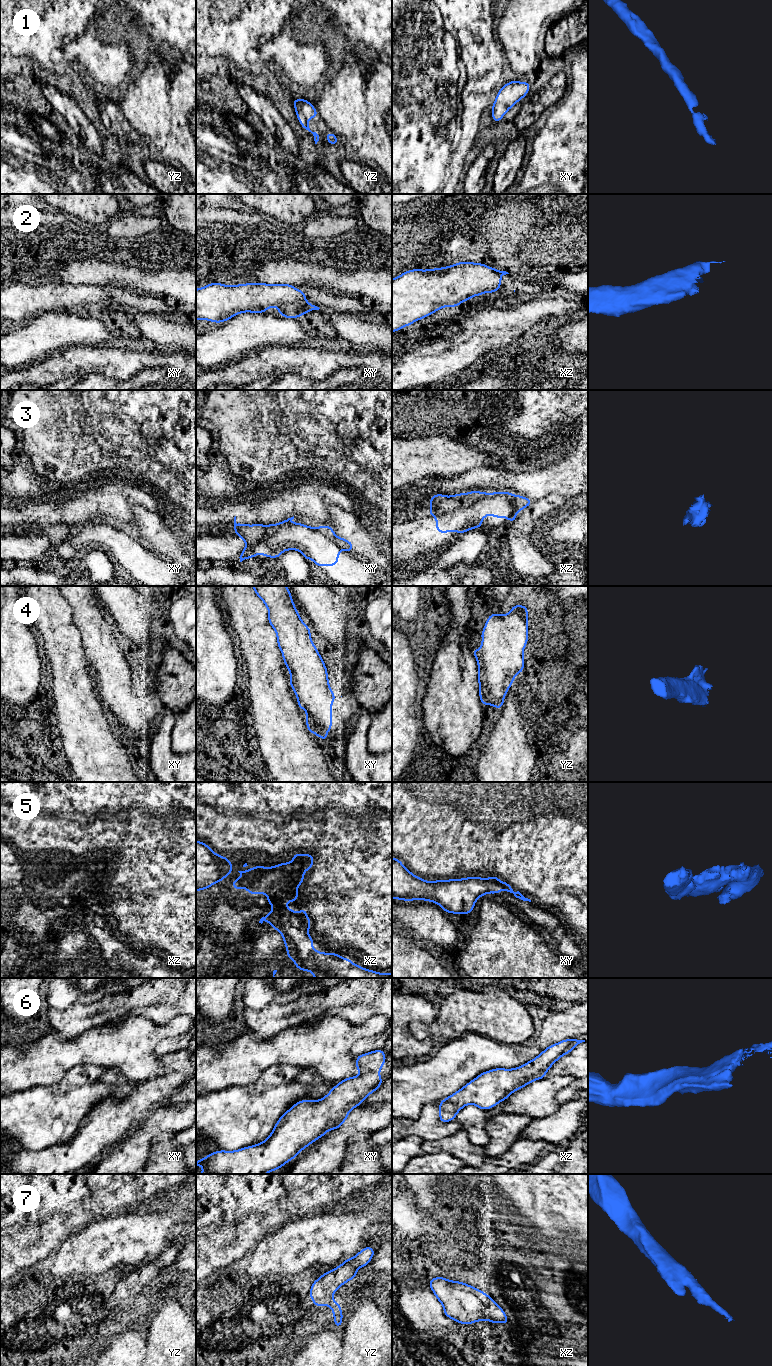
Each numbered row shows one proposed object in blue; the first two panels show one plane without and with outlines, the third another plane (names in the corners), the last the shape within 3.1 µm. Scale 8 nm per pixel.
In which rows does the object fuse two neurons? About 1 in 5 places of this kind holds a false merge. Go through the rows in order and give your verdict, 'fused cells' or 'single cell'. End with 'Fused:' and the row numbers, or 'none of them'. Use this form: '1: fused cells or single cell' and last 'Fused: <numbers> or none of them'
1: single cell
2: single cell
3: single cell
4: single cell
5: single cell
6: fused cells
7: single cell
Fused: 6

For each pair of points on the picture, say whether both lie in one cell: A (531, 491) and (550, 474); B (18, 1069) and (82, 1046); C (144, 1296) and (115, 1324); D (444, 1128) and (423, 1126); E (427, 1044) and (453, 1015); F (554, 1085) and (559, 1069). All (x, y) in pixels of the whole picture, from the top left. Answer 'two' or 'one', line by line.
A: one
B: one
C: two
D: one
E: two
F: two

